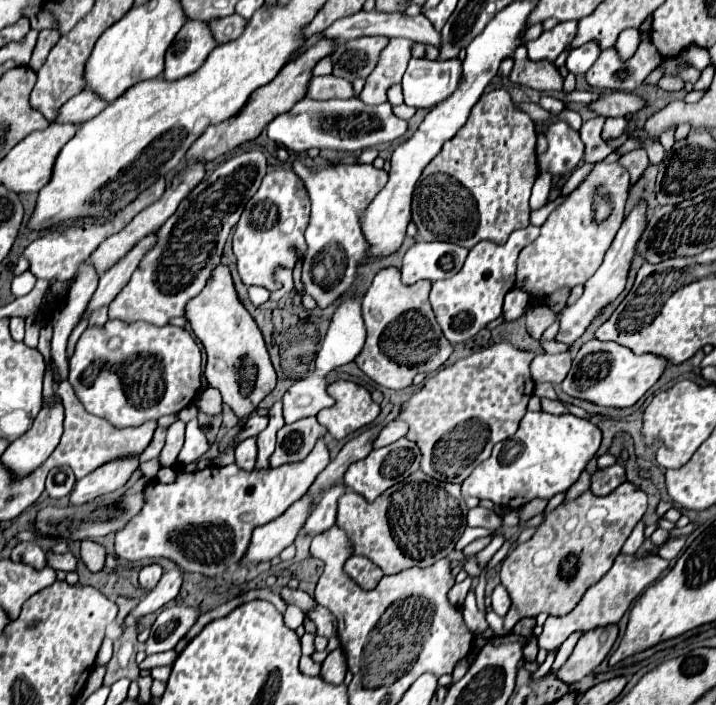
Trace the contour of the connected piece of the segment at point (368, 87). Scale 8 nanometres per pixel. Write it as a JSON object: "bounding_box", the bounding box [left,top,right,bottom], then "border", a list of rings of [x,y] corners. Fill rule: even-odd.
{"bounding_box":[361,39,413,105],"border":[[[389,39],[389,45],[383,49],[379,57],[379,65],[367,77],[367,83],[361,91],[361,101],[367,105],[381,105],[387,101],[387,89],[393,83],[401,83],[401,77],[407,69],[413,41],[407,39]]]}

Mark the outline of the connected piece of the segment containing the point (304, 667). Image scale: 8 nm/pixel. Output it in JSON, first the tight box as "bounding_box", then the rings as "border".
{"bounding_box":[299,656,321,676],"border":[[[302,656],[299,663],[300,671],[308,676],[318,676],[321,670],[321,664],[312,660],[310,656]]]}

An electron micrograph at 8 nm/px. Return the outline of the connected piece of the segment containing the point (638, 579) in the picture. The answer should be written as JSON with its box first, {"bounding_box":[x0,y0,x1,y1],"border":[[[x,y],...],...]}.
{"bounding_box":[537,555,669,651],"border":[[[619,555],[613,563],[613,567],[609,569],[609,573],[595,583],[579,601],[579,605],[563,615],[563,617],[549,617],[543,625],[543,633],[539,635],[537,643],[539,649],[545,651],[559,651],[561,643],[571,635],[571,633],[587,633],[595,627],[607,627],[607,625],[615,625],[631,607],[631,603],[651,585],[659,579],[659,575],[669,567],[667,559],[661,559],[659,555],[645,555],[645,557],[637,557],[637,555]]]}

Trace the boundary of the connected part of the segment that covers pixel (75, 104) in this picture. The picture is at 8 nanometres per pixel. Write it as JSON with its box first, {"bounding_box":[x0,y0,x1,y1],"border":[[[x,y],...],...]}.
{"bounding_box":[57,89,107,123],"border":[[[83,89],[79,95],[75,95],[71,101],[59,109],[57,123],[85,123],[101,113],[101,109],[107,105],[101,97],[97,97],[91,89]]]}

